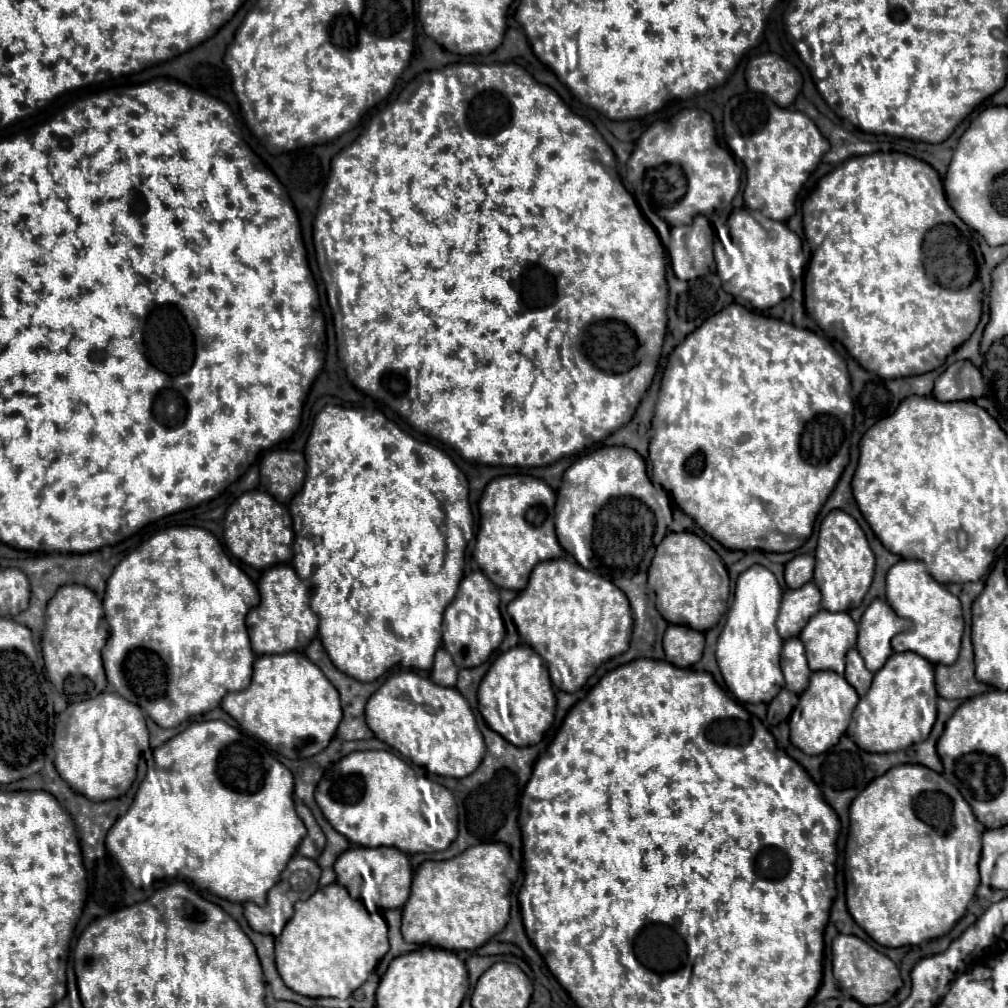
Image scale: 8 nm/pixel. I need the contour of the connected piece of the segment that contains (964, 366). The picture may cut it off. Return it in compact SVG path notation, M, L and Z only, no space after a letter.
M968 360L949 365L938 376L932 392L940 402L974 400L976 394L985 394L985 383L980 370Z

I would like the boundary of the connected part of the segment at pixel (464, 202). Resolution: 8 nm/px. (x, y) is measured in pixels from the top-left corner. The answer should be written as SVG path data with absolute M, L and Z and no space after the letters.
M456 63L444 66L440 70L422 72L418 74L408 86L400 92L400 96L394 102L372 117L365 132L352 142L348 148L338 152L332 158L330 178L326 184L326 190L320 198L320 208L314 222L313 231L314 248L320 269L321 278L325 284L328 305L332 310L334 327L337 339L337 354L343 373L350 378L350 382L357 390L362 390L370 396L376 396L384 400L392 410L396 410L406 422L410 422L412 428L418 428L420 432L428 432L430 436L438 438L440 442L446 442L454 446L464 458L490 464L490 466L520 466L520 468L536 468L536 466L548 466L552 462L558 462L564 456L578 454L586 450L588 446L594 446L602 442L606 436L610 436L614 430L622 428L630 422L634 416L634 410L638 402L642 400L644 392L648 390L650 382L657 372L657 361L661 355L662 345L666 336L666 306L668 306L668 286L666 286L666 252L664 246L652 228L648 224L632 194L624 188L618 172L616 172L616 156L612 148L604 142L604 138L598 134L598 130L578 114L574 114L560 96L548 88L538 84L524 68L512 63L475 64Z

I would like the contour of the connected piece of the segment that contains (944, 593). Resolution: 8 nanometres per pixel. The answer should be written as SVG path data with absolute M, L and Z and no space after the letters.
M900 560L896 562L886 576L886 598L892 610L910 620L912 628L896 634L892 638L894 652L912 650L922 654L932 664L954 664L960 652L960 640L964 632L964 616L960 600L946 590L946 586L938 584L926 570L920 560Z

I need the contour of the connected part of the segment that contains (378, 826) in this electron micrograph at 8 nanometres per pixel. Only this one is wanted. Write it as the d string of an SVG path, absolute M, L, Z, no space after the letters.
M388 750L352 752L332 764L316 788L316 802L334 830L346 834L346 838L358 846L394 846L406 854L438 852L446 850L458 834L458 812L452 792L426 775L416 774L402 758Z

